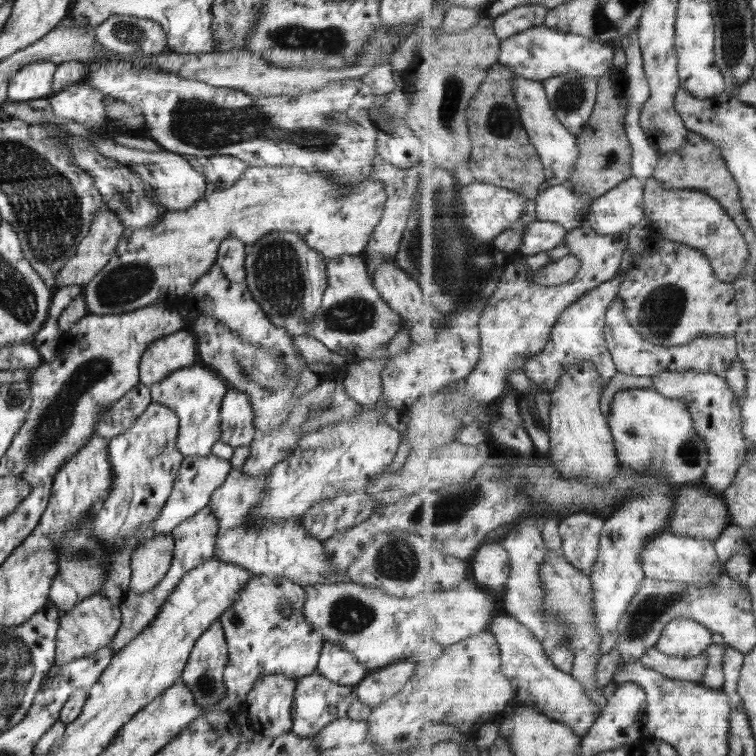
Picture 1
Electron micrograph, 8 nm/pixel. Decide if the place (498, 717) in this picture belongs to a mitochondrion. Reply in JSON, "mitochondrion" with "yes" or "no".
{"mitochondrion":"no"}

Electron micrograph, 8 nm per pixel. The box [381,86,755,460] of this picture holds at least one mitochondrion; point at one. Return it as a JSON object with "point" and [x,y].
{"point":[442,202]}

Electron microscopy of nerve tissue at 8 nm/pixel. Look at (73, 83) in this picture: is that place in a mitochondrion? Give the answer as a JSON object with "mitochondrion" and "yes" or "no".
{"mitochondrion":"no"}

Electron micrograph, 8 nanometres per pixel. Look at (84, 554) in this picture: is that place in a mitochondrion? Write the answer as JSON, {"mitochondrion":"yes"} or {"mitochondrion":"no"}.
{"mitochondrion":"yes"}

